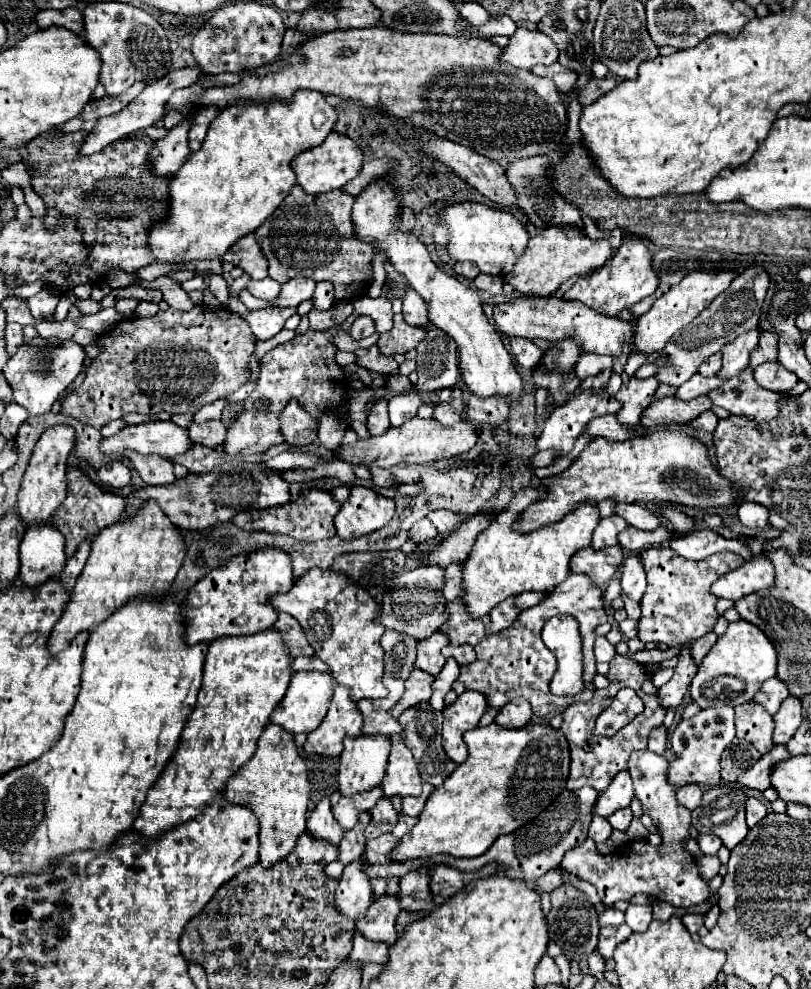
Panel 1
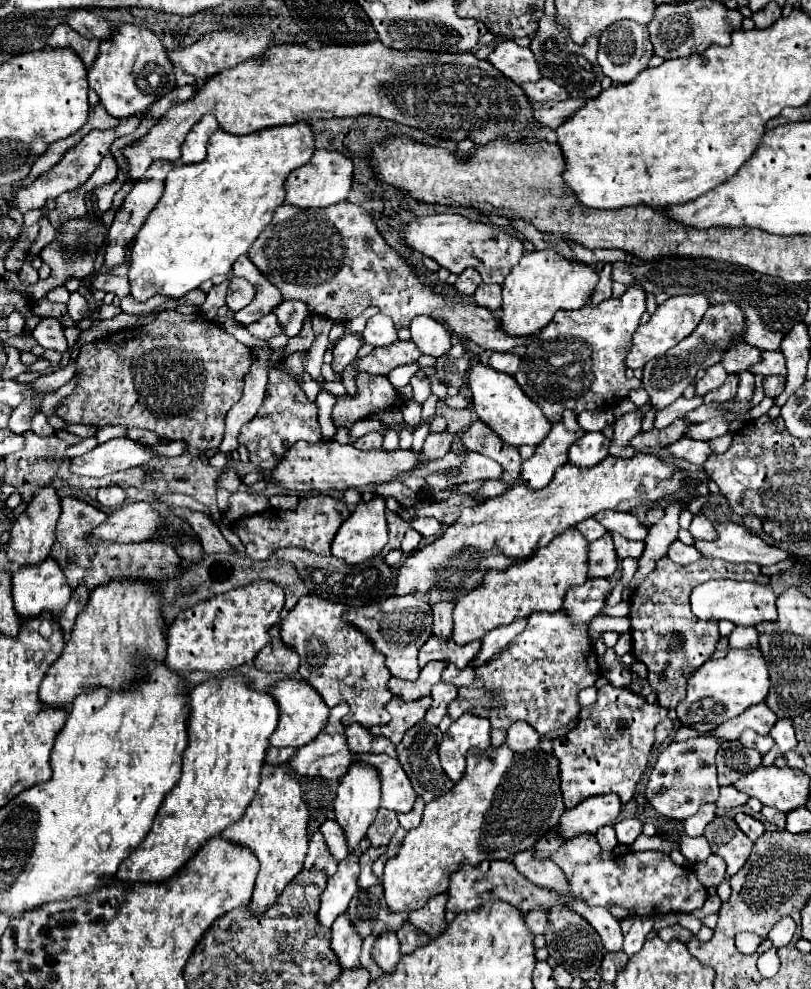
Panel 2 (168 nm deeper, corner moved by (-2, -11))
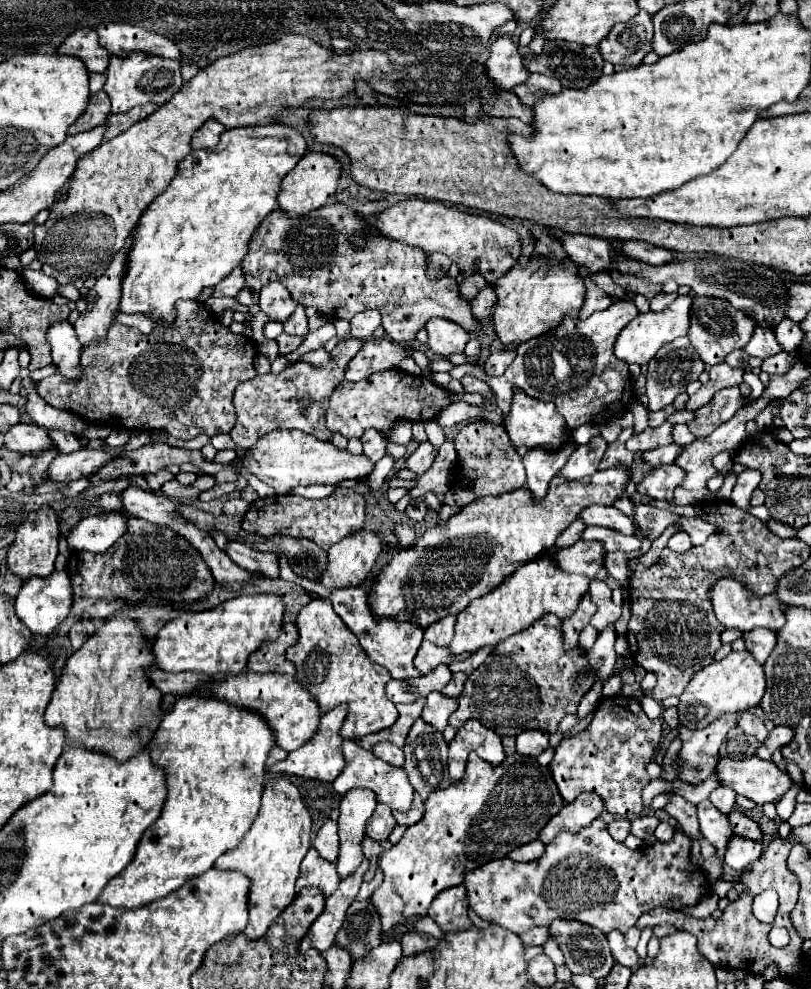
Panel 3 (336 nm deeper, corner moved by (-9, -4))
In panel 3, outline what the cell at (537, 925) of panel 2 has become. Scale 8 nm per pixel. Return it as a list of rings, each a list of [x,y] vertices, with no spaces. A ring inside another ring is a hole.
[[[533,927],[533,929],[525,931],[525,933],[521,933],[521,941],[523,941],[525,947],[529,947],[529,945],[543,945],[549,937],[551,937],[549,927]]]

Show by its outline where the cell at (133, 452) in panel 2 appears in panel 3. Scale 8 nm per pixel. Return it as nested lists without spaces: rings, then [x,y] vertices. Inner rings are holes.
[[[79,449],[67,455],[59,453],[49,465],[49,479],[69,483],[73,479],[81,479],[97,473],[101,467],[105,467],[113,459],[115,455],[103,449]]]

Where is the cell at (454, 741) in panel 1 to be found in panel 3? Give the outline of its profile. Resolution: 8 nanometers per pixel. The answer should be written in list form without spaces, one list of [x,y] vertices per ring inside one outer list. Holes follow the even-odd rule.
[[[469,719],[461,729],[457,729],[453,741],[449,743],[449,777],[453,781],[463,777],[467,755],[471,751],[493,765],[499,765],[505,759],[501,737],[483,723]]]

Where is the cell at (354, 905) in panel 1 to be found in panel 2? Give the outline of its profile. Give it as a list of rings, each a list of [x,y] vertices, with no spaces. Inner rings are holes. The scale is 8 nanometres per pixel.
[[[342,914],[332,924],[332,938],[330,938],[330,948],[334,956],[338,956],[338,964],[342,970],[360,968],[360,946],[362,938],[358,936],[356,928],[350,924],[346,914]]]

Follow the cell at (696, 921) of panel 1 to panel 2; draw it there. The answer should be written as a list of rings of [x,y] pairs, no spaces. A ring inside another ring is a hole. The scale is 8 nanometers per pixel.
[[[676,924],[676,926],[668,926],[668,928],[658,930],[656,936],[662,938],[664,942],[670,942],[670,940],[682,940],[682,942],[688,942],[688,940],[692,938],[692,934],[690,934],[686,928],[678,926],[678,924]]]

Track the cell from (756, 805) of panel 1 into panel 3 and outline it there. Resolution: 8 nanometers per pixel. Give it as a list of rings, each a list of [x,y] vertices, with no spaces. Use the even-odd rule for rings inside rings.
[[[731,811],[729,813],[729,821],[733,825],[733,833],[735,835],[741,835],[741,837],[747,837],[747,839],[753,839],[753,841],[761,841],[763,839],[761,827],[751,817],[747,817],[745,813]]]

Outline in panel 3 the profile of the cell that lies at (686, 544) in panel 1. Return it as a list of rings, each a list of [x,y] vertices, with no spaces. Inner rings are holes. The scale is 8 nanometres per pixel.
[[[679,531],[679,533],[675,533],[675,535],[669,539],[667,547],[669,547],[671,551],[685,553],[685,551],[689,551],[689,549],[693,547],[693,543],[691,543],[691,539],[689,539],[689,535],[687,535],[685,531]]]

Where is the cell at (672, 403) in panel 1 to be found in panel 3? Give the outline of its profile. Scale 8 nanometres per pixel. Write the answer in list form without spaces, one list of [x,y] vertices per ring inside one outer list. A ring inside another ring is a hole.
[[[665,421],[663,425],[655,427],[655,429],[645,429],[643,433],[637,433],[633,435],[629,441],[627,441],[627,449],[629,451],[649,451],[649,449],[655,449],[655,447],[661,447],[661,445],[669,445],[673,441],[673,425],[669,421]]]

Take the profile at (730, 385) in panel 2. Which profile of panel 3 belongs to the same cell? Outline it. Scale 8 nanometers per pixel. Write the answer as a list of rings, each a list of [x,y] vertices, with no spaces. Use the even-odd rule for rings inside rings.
[[[737,385],[721,389],[707,405],[697,409],[697,417],[689,423],[689,429],[695,433],[695,437],[707,437],[715,427],[729,421],[749,401],[751,397],[741,395]]]

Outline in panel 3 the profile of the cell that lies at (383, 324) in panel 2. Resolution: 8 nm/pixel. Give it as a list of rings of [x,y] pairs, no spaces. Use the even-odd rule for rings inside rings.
[[[379,311],[357,313],[351,319],[351,335],[357,339],[369,339],[369,337],[373,337],[373,331],[379,325],[381,325],[381,313]]]

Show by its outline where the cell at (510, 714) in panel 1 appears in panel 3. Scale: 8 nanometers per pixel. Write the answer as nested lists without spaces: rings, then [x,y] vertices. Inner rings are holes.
[[[533,729],[533,731],[523,731],[517,735],[517,751],[521,755],[537,757],[543,749],[549,745],[549,733]]]

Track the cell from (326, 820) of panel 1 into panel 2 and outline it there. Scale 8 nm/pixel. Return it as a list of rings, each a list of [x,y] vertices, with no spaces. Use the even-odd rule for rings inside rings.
[[[316,832],[310,838],[310,848],[308,848],[308,854],[306,854],[304,870],[308,870],[308,872],[326,872],[326,876],[334,876],[336,868],[338,868],[338,860],[334,860],[334,856],[330,856],[330,852],[326,850],[322,834]]]

